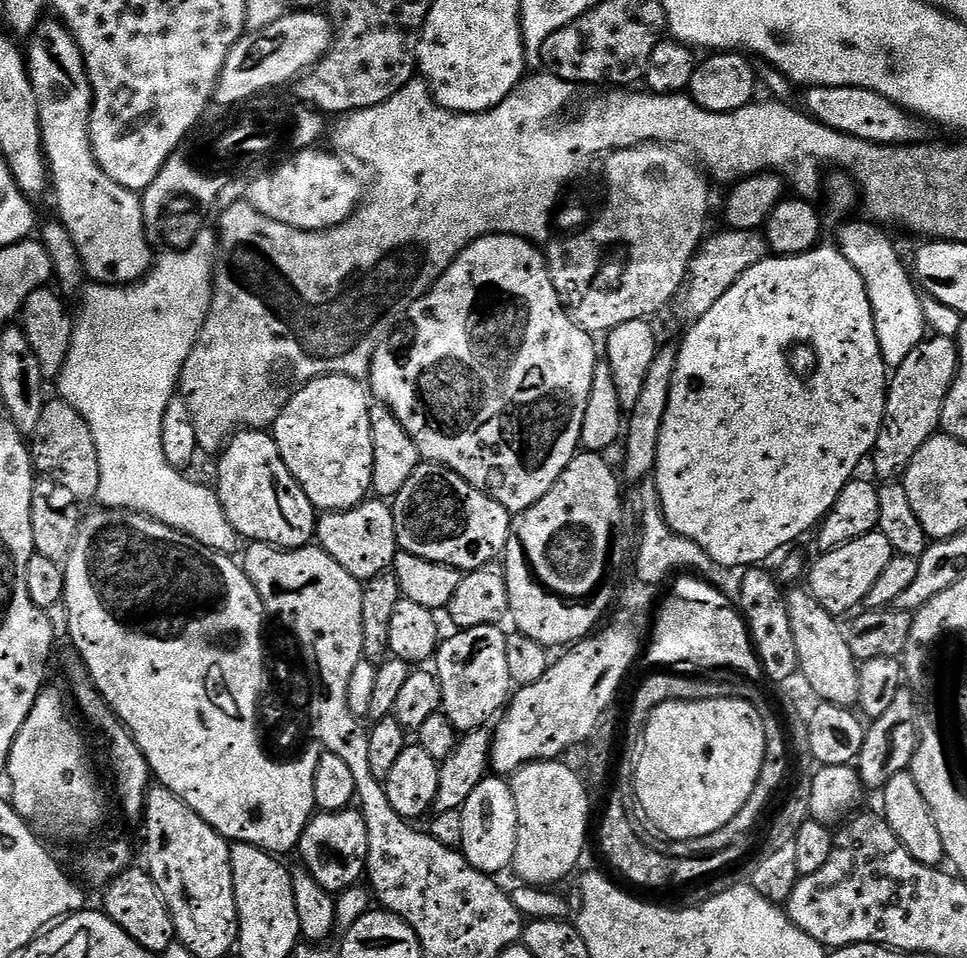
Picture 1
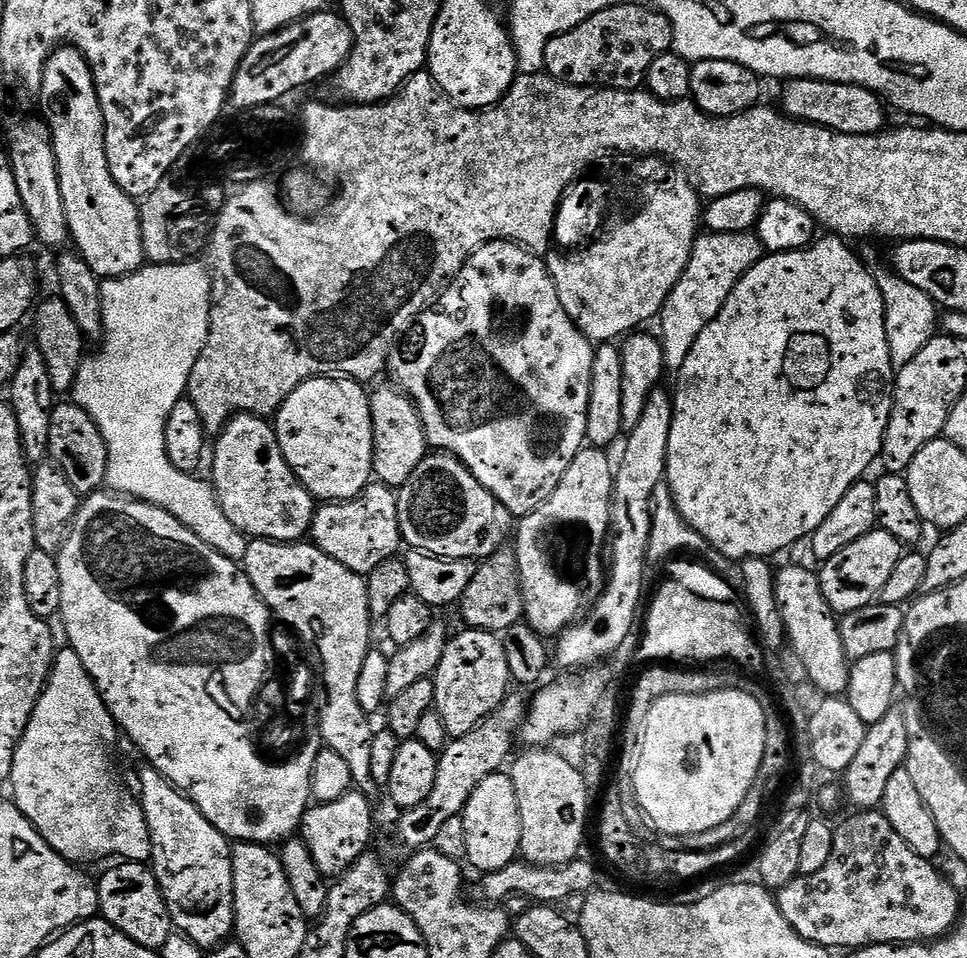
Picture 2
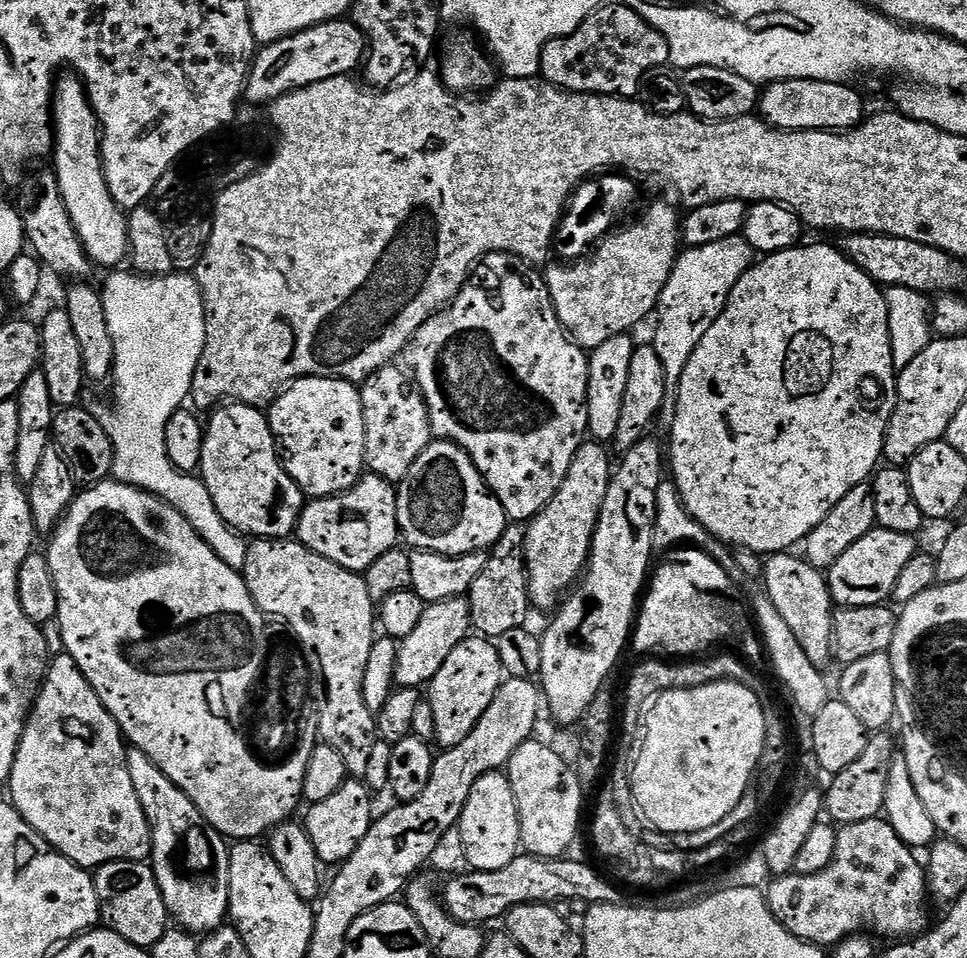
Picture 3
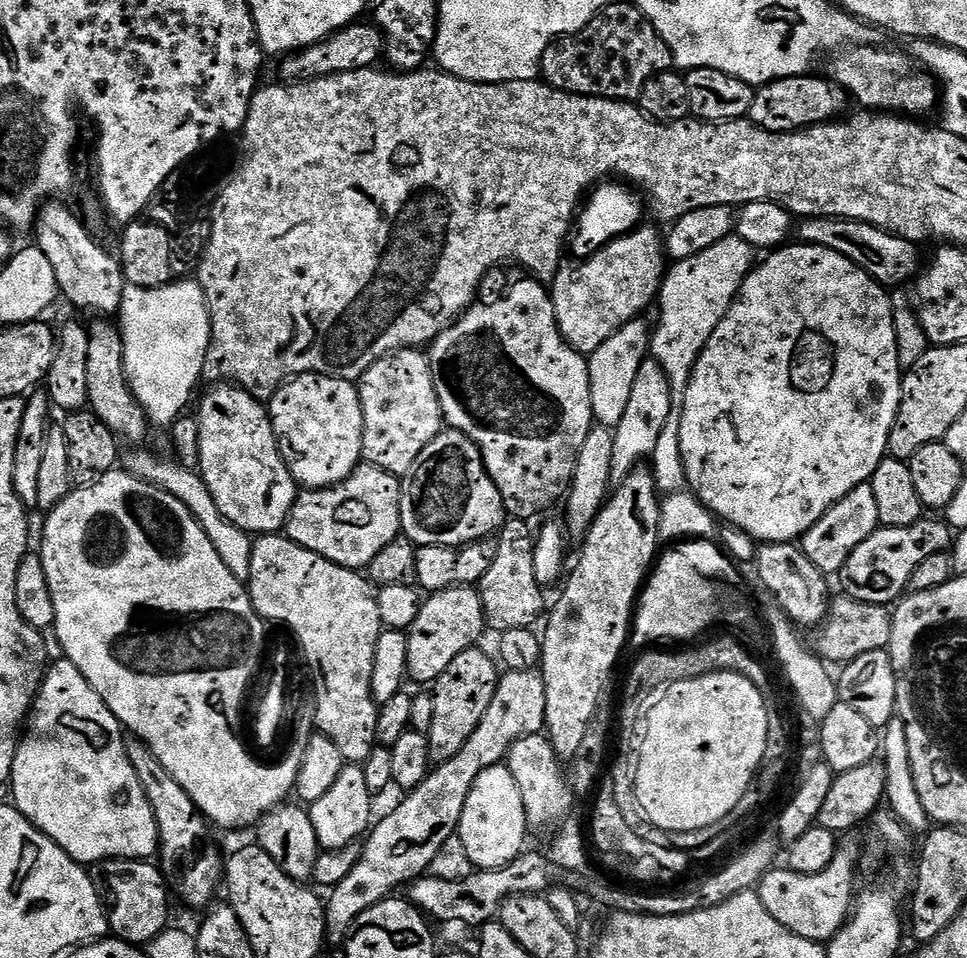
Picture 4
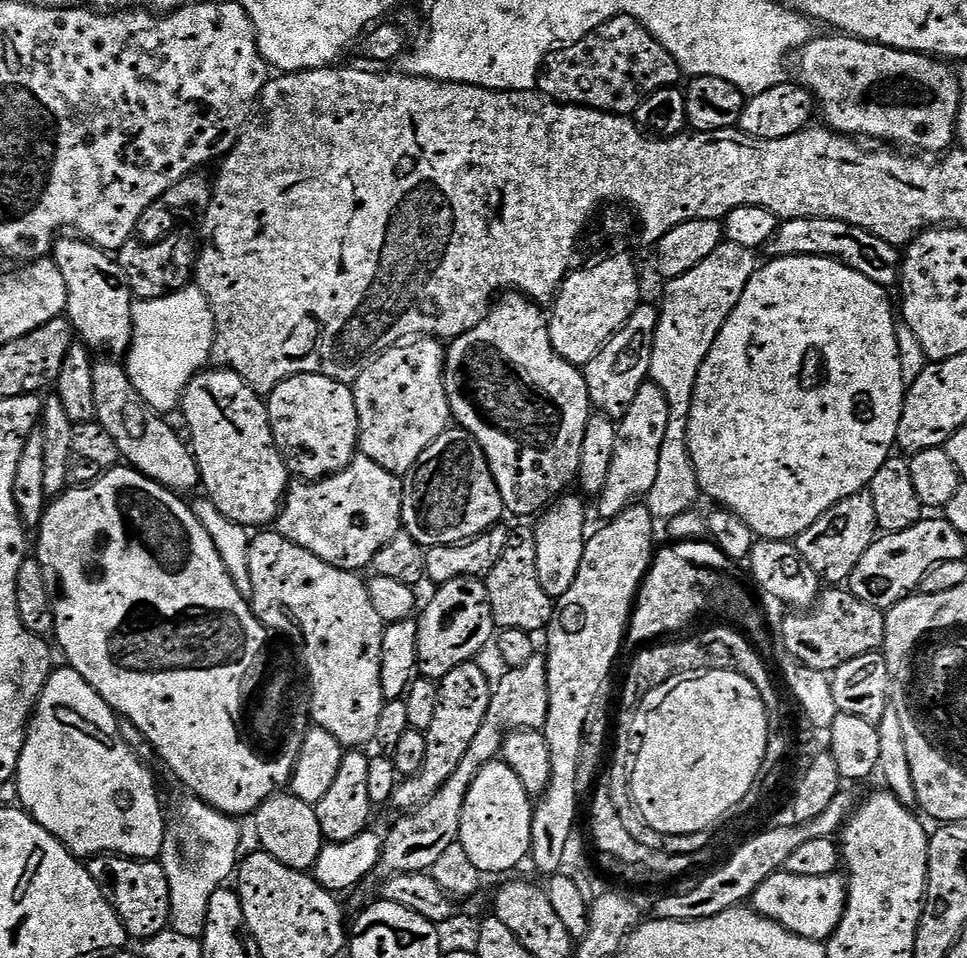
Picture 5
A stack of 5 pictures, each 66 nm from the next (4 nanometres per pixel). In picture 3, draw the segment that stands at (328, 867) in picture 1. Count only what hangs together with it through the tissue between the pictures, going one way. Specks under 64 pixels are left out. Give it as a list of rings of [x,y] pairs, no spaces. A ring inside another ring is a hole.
[[[349,778],[335,794],[326,798],[326,802],[318,802],[307,809],[308,817],[303,817],[302,823],[310,834],[310,842],[314,842],[314,850],[321,865],[339,866],[350,858],[350,854],[354,854],[354,850],[358,850],[374,819],[372,799],[374,796],[367,784]]]

